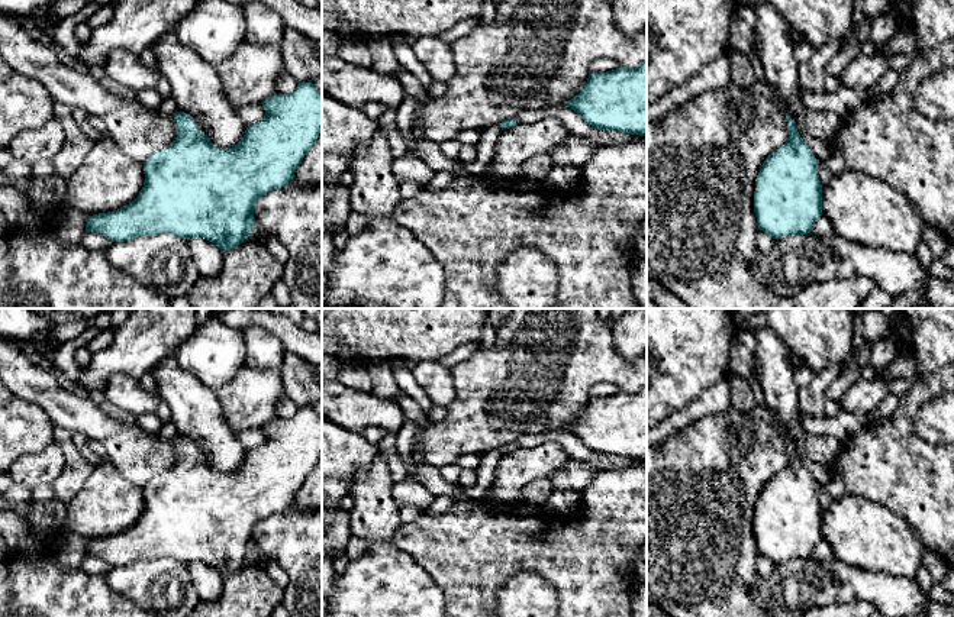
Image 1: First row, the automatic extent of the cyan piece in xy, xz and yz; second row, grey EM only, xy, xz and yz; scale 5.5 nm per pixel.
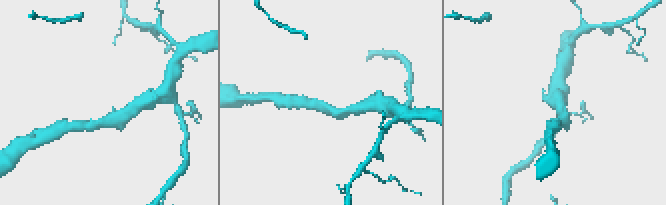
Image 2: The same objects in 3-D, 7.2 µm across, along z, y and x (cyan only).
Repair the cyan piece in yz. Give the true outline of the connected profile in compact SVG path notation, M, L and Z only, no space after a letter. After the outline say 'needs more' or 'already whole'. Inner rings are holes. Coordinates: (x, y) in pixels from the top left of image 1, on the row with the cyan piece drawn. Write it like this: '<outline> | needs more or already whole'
M786 113L789 138L770 154L755 178L754 213L758 229L773 239L808 235L822 216L822 184L816 158Z | already whole

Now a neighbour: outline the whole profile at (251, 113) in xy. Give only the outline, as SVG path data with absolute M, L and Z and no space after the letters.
M248 103L236 109L236 113L246 125L255 125L265 117L265 110L261 103Z

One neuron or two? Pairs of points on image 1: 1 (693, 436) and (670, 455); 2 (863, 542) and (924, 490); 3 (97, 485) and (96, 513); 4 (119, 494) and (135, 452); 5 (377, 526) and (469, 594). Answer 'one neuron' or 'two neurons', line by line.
1: one neuron
2: two neurons
3: one neuron
4: two neurons
5: two neurons

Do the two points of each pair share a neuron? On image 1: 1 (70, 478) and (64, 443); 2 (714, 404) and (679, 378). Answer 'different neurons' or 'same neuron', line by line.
1: same neuron
2: different neurons

